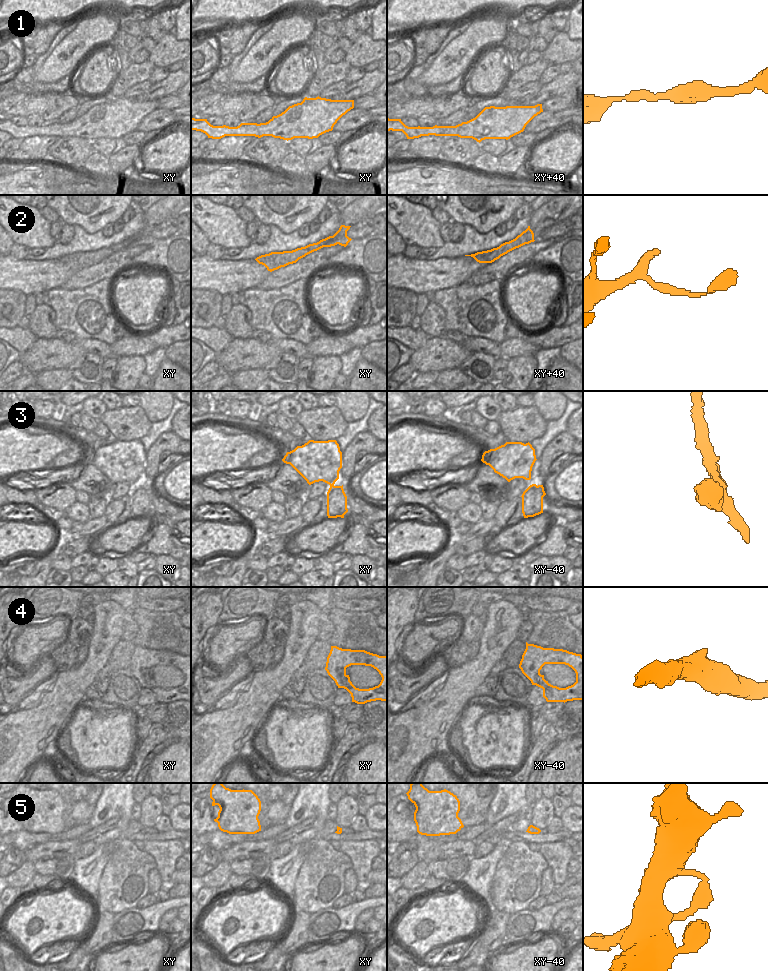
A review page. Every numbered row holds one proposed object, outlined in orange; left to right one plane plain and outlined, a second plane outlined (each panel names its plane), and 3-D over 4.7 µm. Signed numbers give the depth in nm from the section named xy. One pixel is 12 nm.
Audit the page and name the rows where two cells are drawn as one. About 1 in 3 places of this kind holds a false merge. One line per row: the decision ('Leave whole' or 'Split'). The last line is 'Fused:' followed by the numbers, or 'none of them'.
1: Leave whole
2: Leave whole
3: Leave whole
4: Leave whole
5: Leave whole
Fused: none of them

